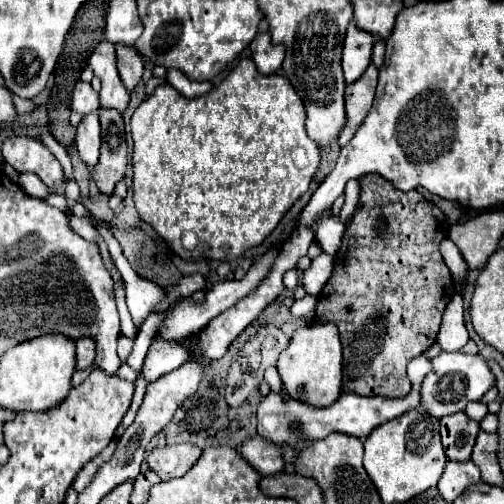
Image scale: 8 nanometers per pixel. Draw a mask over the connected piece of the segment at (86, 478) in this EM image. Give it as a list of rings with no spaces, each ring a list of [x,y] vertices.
[[[111,442],[107,448],[103,448],[103,452],[99,452],[97,458],[91,458],[91,460],[85,464],[85,468],[79,470],[77,480],[71,484],[71,488],[75,488],[77,492],[81,492],[81,490],[91,482],[91,478],[95,476],[95,470],[97,470],[103,462],[107,462],[107,458],[109,458],[113,452],[115,452],[115,442]]]

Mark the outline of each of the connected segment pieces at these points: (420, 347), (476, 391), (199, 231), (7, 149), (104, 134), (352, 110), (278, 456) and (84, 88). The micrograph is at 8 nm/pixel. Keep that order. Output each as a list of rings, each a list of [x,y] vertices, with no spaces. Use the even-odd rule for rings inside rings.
[[[377,174],[359,178],[359,188],[357,210],[345,228],[343,244],[335,256],[335,270],[317,298],[315,318],[323,324],[333,322],[339,328],[343,342],[343,392],[403,398],[411,392],[411,382],[405,372],[407,362],[435,344],[441,314],[455,294],[449,268],[439,252],[439,244],[445,240],[449,226],[445,214],[417,190],[405,194]]]
[[[441,352],[431,362],[433,372],[425,378],[421,386],[421,408],[435,418],[463,412],[471,400],[479,400],[487,390],[495,386],[495,374],[481,354],[471,356],[463,352]]]
[[[245,58],[239,60],[239,64],[225,76],[225,80],[215,86],[211,92],[197,96],[197,98],[185,98],[179,94],[169,82],[155,88],[155,92],[143,100],[137,108],[137,112],[131,118],[131,136],[133,136],[133,200],[137,206],[137,212],[143,222],[151,224],[153,230],[159,234],[159,238],[185,262],[197,260],[197,258],[209,258],[209,260],[235,260],[245,250],[259,246],[281,222],[283,214],[293,206],[293,202],[303,196],[311,184],[311,178],[321,162],[321,148],[307,136],[305,132],[305,112],[303,102],[299,100],[299,94],[295,88],[291,88],[291,82],[285,76],[261,76],[255,68],[255,62]],[[183,232],[195,232],[199,238],[199,244],[193,252],[187,252],[181,248],[181,236]]]
[[[13,136],[3,144],[3,158],[19,174],[37,174],[45,186],[55,188],[63,182],[63,168],[59,160],[49,152],[49,148],[29,136]]]
[[[99,110],[101,116],[101,156],[91,170],[93,182],[99,192],[111,196],[115,186],[125,178],[127,168],[127,142],[123,118],[115,110]]]
[[[371,64],[357,82],[347,86],[347,90],[345,90],[347,124],[345,124],[343,132],[339,134],[339,140],[337,140],[339,146],[345,146],[353,138],[355,130],[361,126],[361,122],[369,114],[369,110],[373,106],[373,98],[375,98],[377,74],[379,74],[379,70]]]
[[[255,436],[243,442],[243,446],[239,448],[239,452],[243,454],[243,458],[263,476],[273,476],[283,472],[285,468],[285,460],[283,460],[283,452],[277,444]]]
[[[77,82],[73,90],[73,100],[71,100],[71,110],[79,114],[89,114],[99,110],[99,94],[91,88],[89,82]]]

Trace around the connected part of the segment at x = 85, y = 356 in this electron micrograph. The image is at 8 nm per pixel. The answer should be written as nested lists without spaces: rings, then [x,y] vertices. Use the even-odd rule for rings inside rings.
[[[79,338],[77,340],[77,370],[85,370],[87,366],[91,366],[95,360],[95,344],[91,344],[91,340]]]

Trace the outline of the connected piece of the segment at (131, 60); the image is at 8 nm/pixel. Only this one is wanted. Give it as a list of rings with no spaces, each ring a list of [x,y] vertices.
[[[115,46],[117,68],[123,84],[133,90],[143,74],[143,58],[135,52],[135,46]]]

